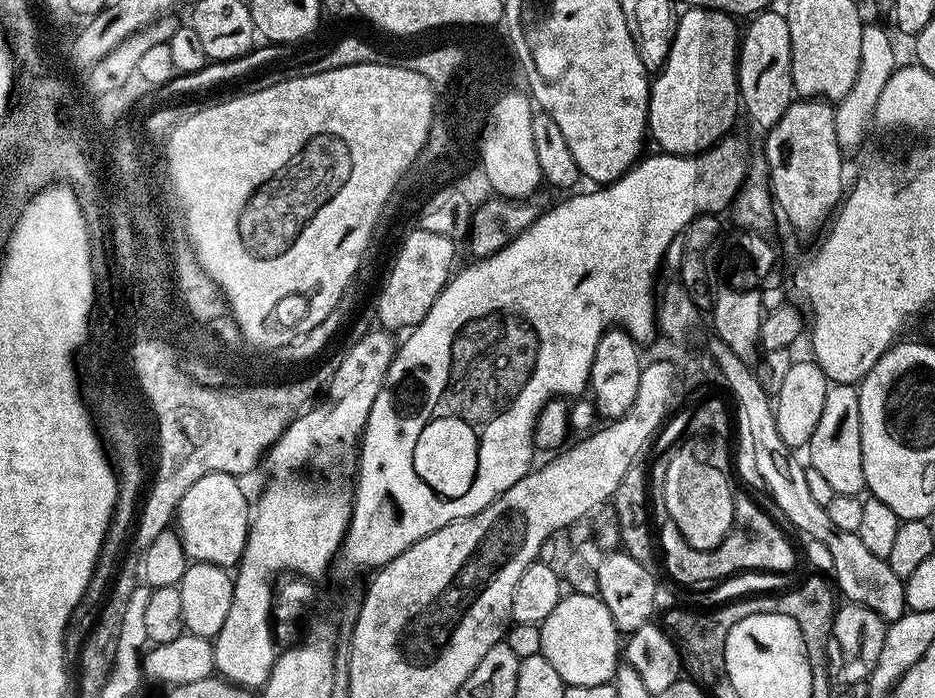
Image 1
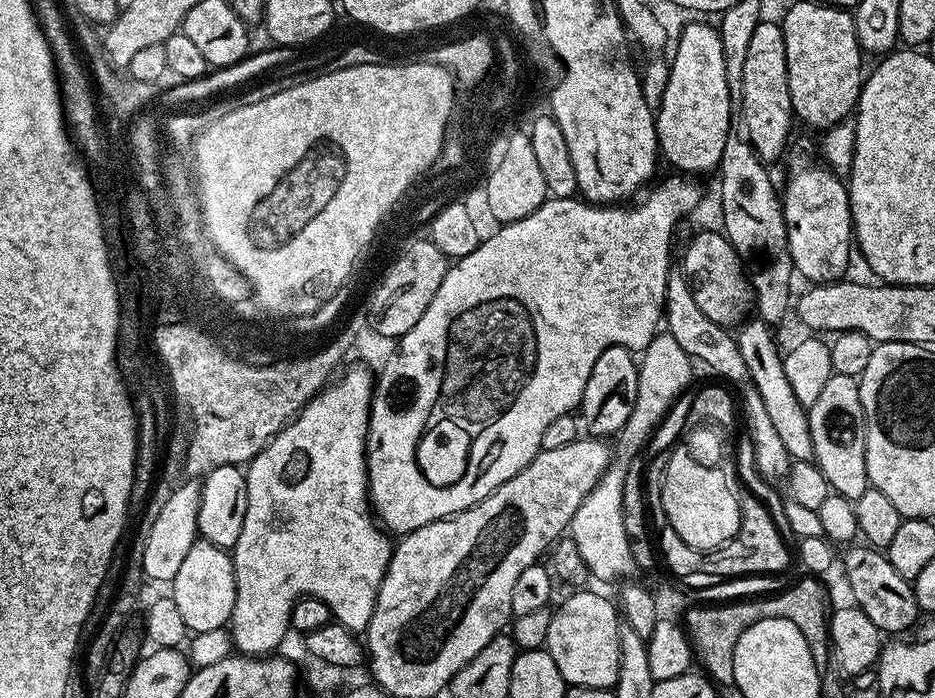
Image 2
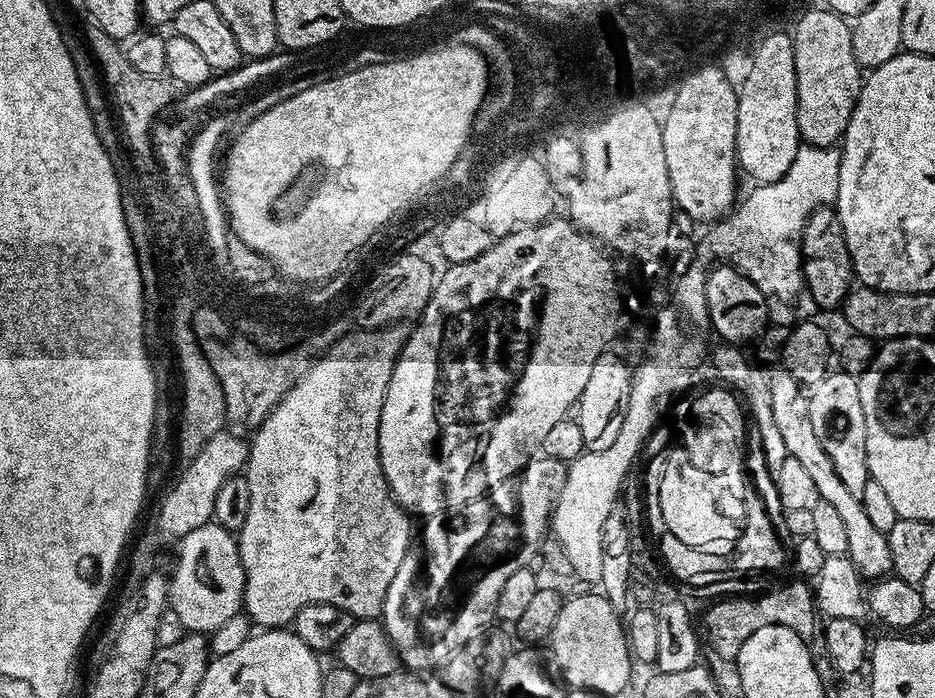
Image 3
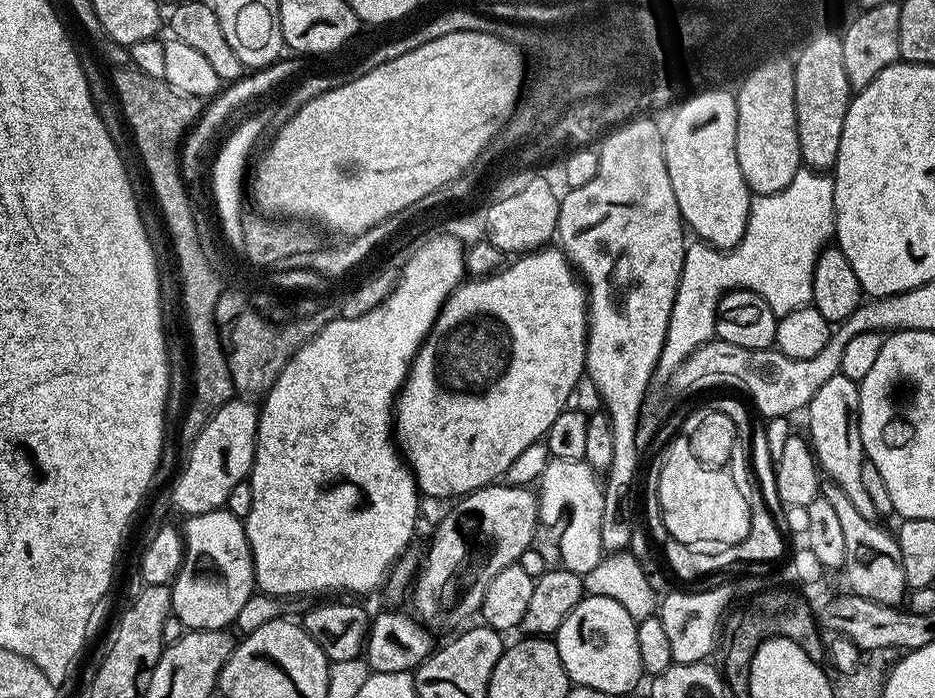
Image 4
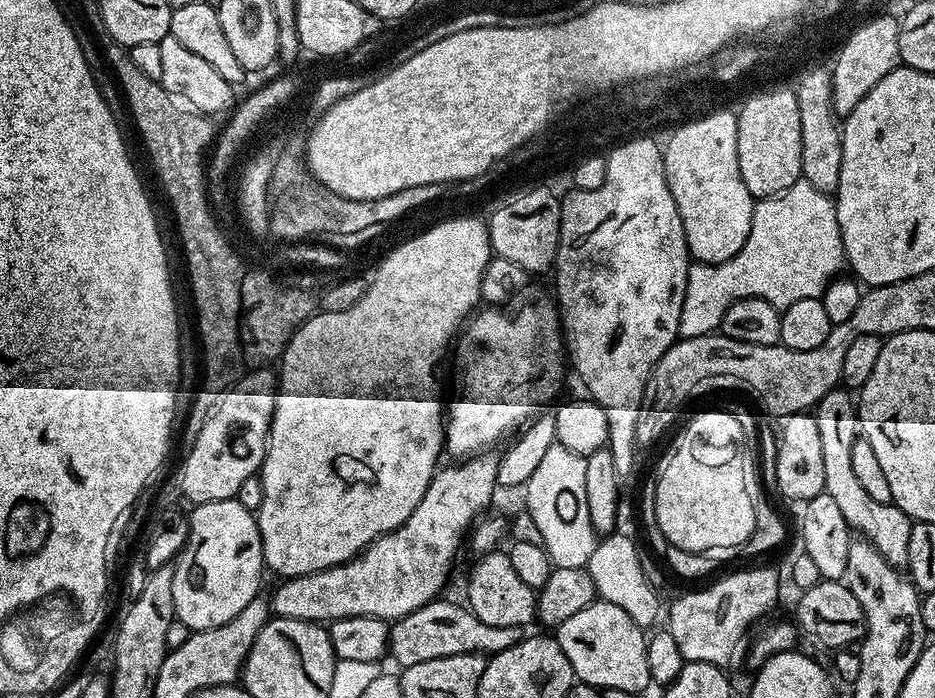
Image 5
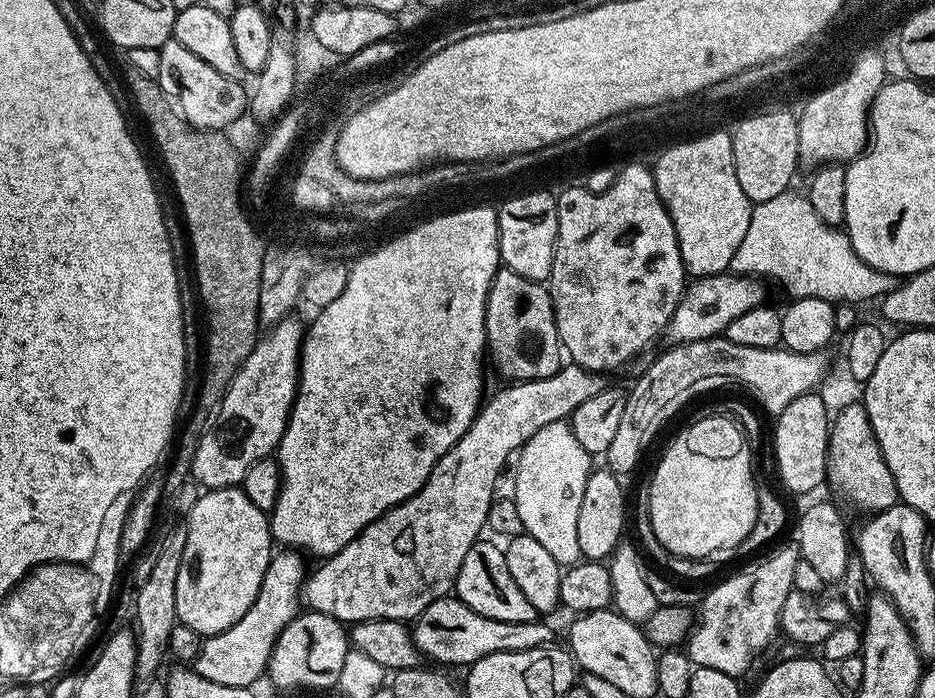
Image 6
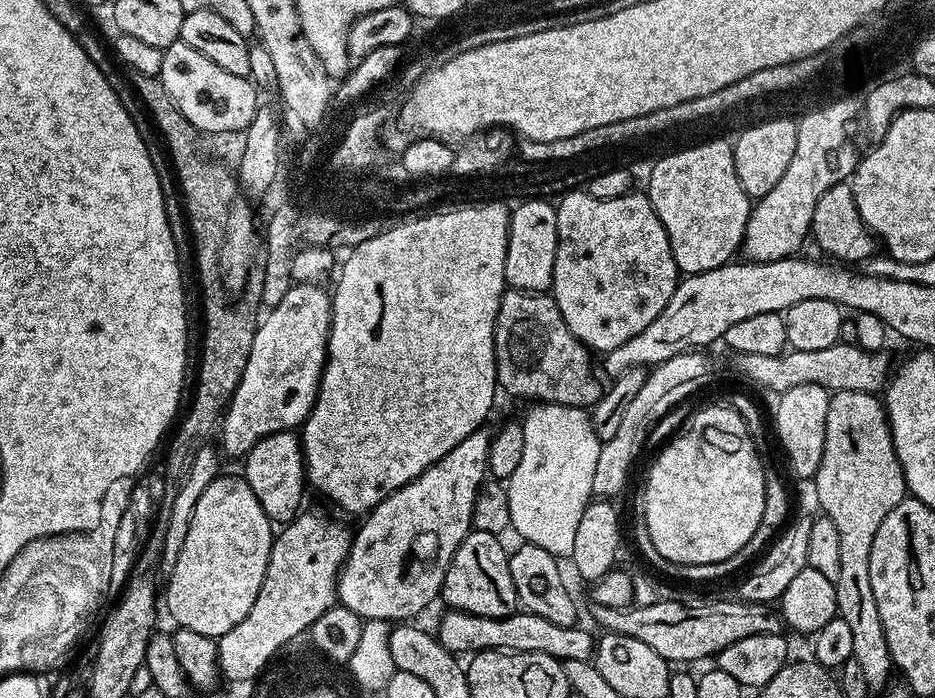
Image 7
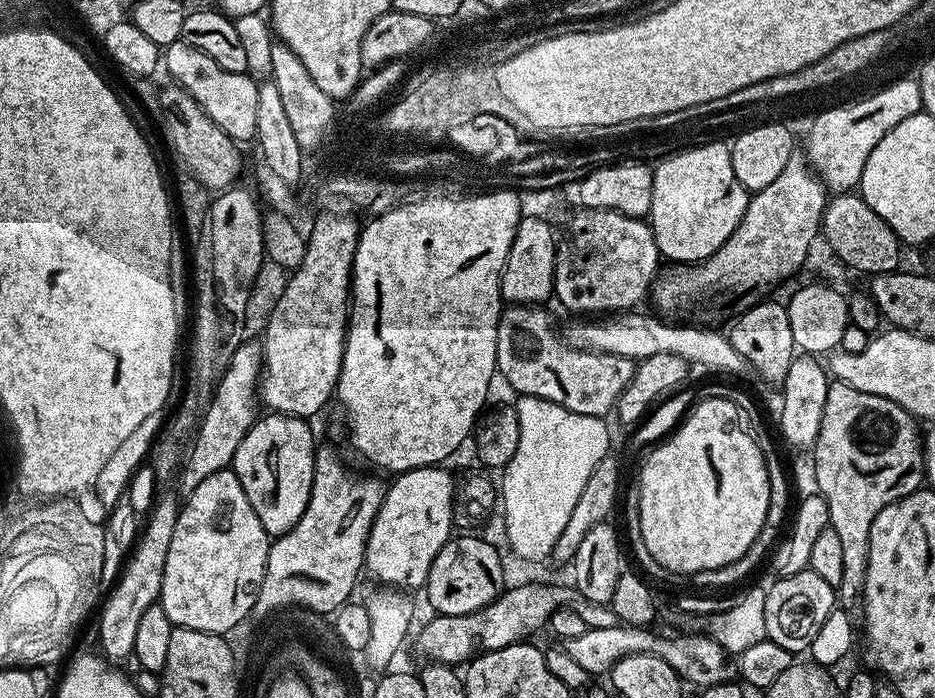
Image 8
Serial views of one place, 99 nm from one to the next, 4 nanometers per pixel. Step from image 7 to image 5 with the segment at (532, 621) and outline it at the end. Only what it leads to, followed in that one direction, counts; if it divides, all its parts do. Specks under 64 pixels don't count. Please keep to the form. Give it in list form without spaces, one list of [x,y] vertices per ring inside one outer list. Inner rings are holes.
[[[444,599],[431,600],[389,627],[387,651],[400,663],[401,669],[418,666],[418,662],[430,662],[430,658],[446,658],[450,654],[495,654],[514,646],[522,638],[521,629],[486,626],[486,622],[475,616],[471,608]]]

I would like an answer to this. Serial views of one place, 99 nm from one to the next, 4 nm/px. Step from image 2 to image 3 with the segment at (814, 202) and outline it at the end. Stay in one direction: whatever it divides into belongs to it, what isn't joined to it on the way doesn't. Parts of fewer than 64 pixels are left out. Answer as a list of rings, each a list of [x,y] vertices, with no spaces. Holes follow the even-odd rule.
[[[820,207],[810,214],[800,239],[800,254],[804,258],[804,281],[817,309],[839,309],[854,287],[854,273],[850,250],[842,234],[842,222],[838,218],[835,207]]]

